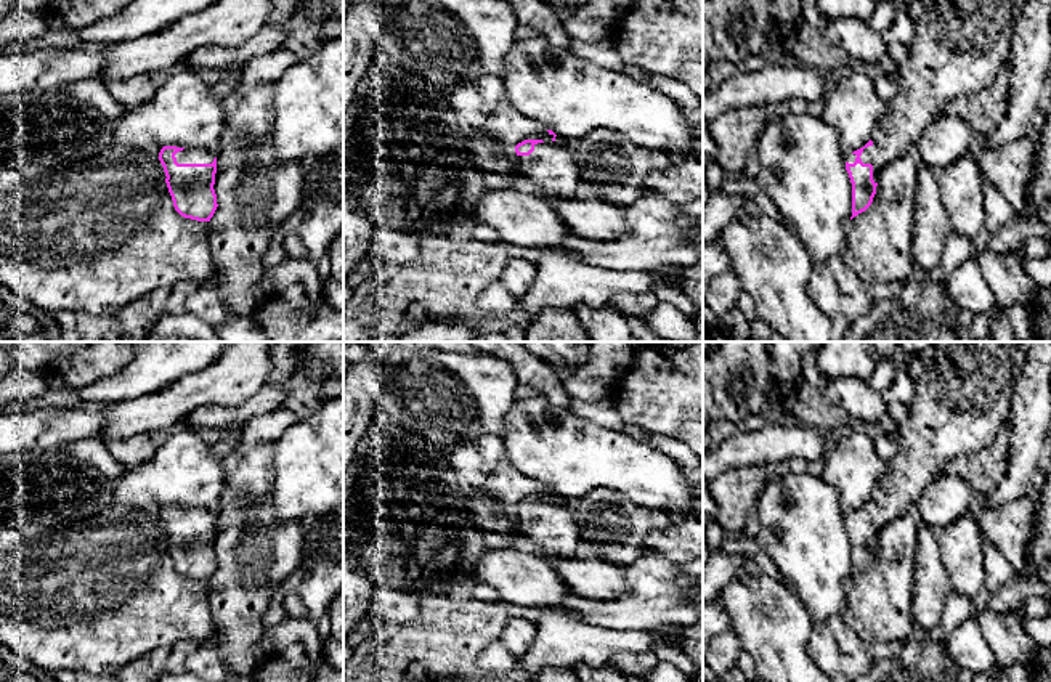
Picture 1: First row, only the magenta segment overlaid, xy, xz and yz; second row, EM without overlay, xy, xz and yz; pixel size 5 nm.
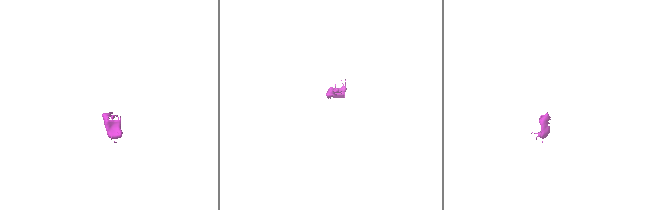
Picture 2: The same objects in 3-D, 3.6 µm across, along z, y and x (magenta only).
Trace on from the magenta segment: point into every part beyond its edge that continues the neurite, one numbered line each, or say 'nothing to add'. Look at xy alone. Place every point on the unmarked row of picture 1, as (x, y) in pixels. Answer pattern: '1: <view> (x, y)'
1: xy (188, 514)

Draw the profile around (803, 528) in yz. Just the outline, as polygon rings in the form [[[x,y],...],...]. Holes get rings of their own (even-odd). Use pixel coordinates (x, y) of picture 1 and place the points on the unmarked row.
[[[791,472],[764,486],[757,514],[759,550],[770,555],[814,623],[844,615],[852,542],[839,491],[822,477]]]

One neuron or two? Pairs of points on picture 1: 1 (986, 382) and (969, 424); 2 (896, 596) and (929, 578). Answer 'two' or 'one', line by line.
1: one
2: two

